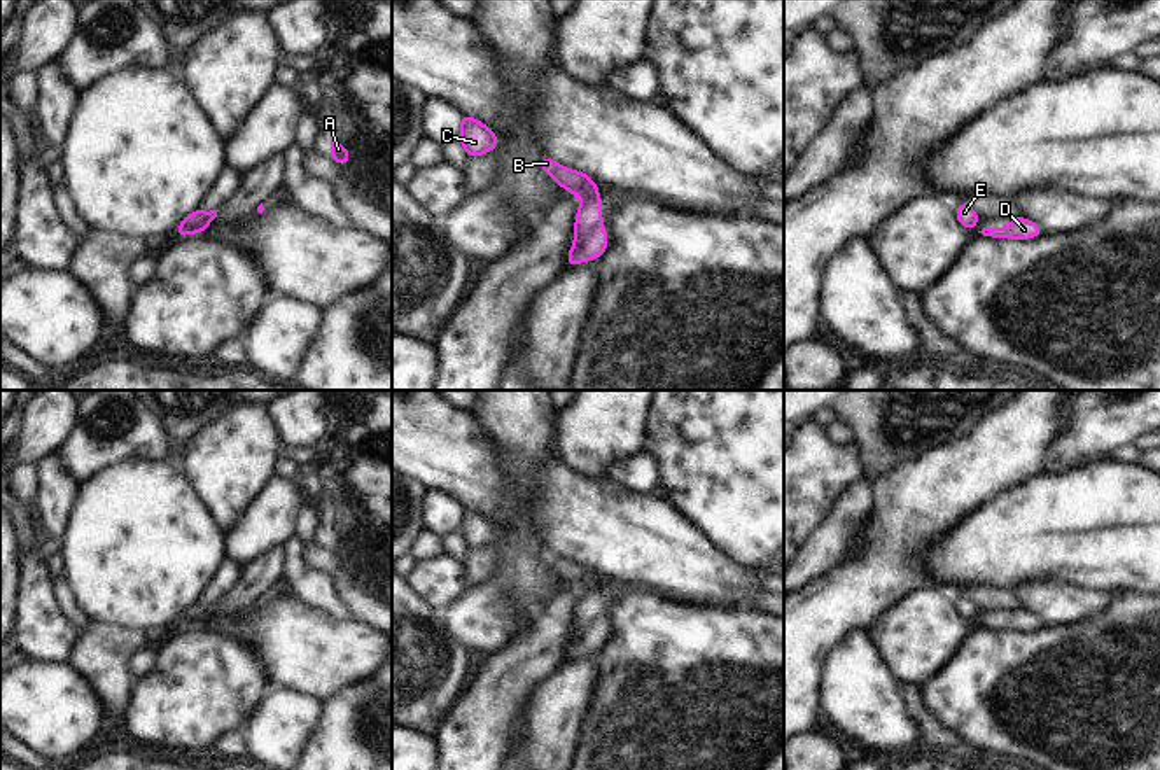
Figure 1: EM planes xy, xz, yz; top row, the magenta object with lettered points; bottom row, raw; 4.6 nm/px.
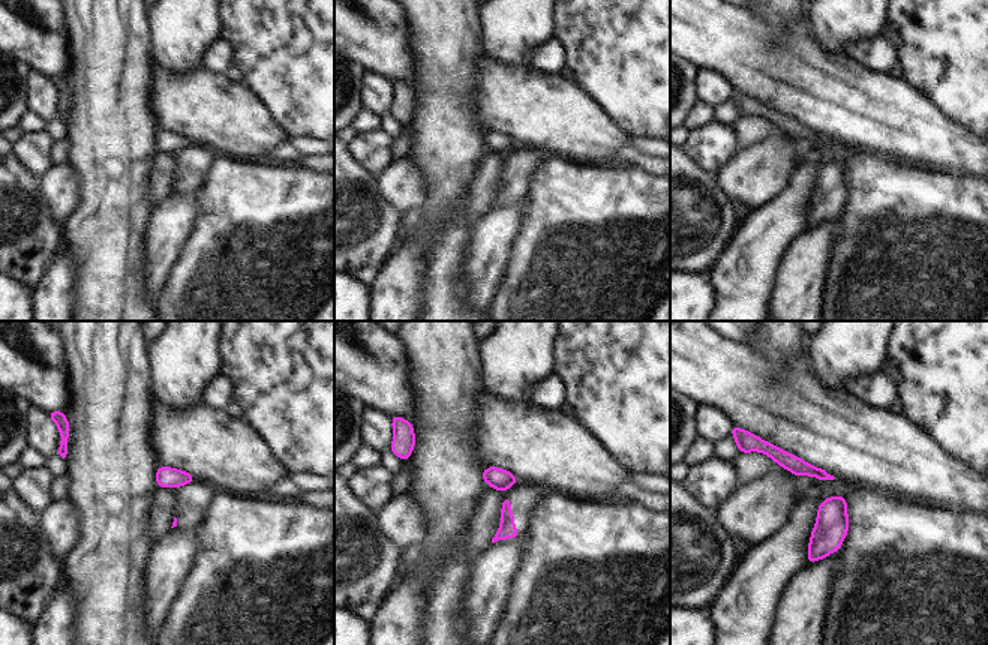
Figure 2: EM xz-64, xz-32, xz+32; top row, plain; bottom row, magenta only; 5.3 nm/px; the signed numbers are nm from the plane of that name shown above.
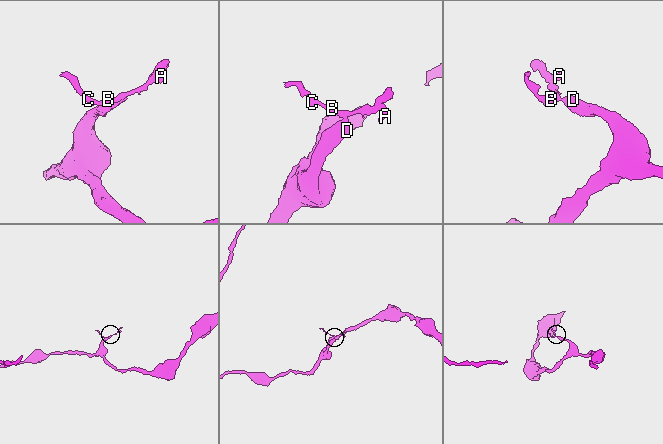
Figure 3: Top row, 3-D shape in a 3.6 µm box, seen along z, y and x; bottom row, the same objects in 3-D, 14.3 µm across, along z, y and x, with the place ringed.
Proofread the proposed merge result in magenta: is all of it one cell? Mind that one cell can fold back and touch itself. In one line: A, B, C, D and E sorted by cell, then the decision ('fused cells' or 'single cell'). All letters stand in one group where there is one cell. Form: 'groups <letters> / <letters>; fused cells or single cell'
groups A B C E / D; fused cells

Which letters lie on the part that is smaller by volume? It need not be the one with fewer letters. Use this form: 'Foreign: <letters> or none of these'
Foreign: A, B, C, E

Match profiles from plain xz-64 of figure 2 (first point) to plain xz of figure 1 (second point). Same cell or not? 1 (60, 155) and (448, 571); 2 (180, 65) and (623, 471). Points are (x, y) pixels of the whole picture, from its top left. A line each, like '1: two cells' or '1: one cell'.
1: two cells
2: two cells

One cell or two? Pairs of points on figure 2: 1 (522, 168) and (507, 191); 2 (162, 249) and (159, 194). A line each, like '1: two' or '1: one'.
1: one
2: two

